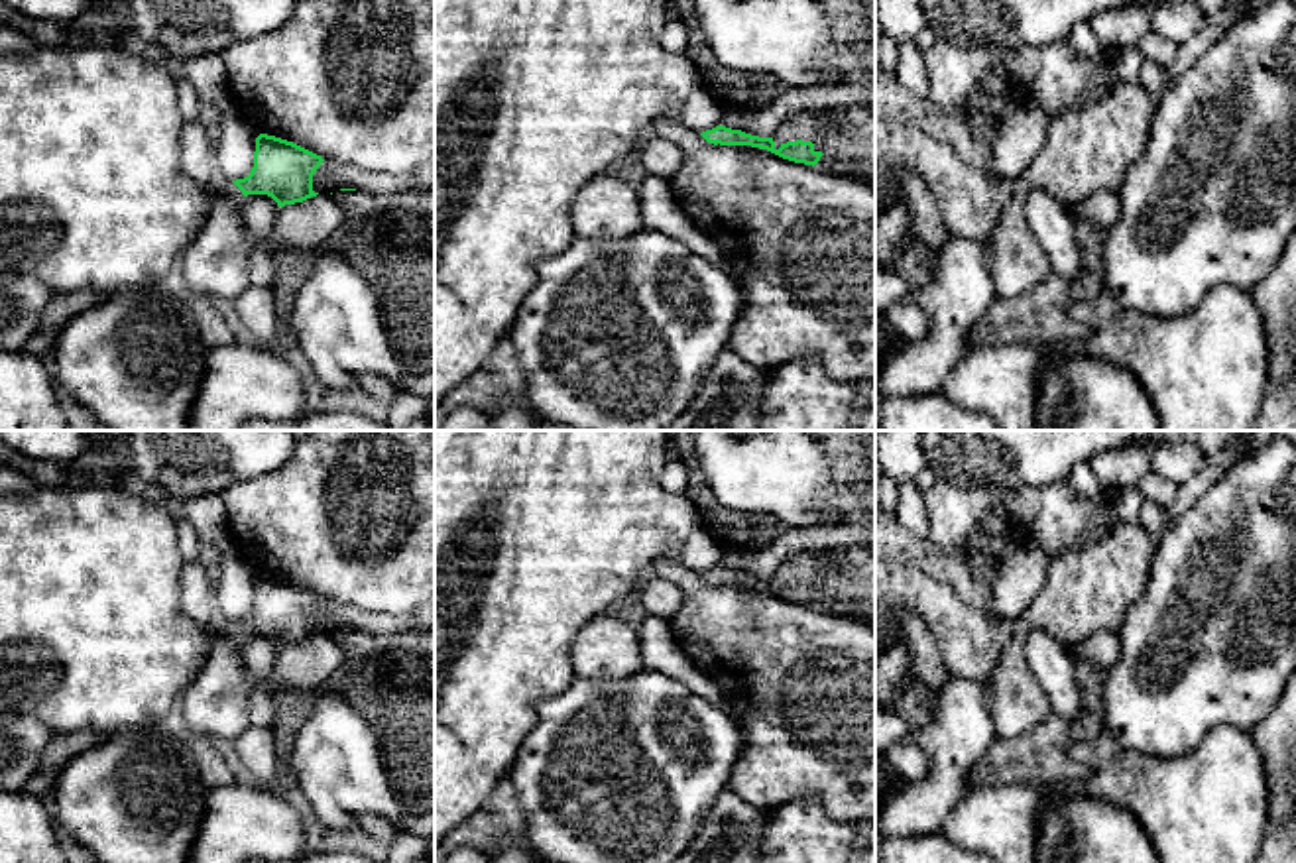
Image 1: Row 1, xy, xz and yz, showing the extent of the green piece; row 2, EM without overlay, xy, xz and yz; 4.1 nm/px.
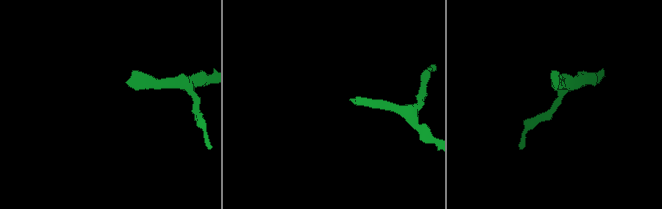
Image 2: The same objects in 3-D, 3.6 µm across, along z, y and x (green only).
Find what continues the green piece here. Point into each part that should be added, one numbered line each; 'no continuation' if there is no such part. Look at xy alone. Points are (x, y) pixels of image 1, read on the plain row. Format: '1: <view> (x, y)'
1: xy (93, 635)

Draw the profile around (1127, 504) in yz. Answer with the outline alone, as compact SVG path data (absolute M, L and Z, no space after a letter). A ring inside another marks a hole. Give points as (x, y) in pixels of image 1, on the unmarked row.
M1127 488L1115 493L1111 529L1117 525L1137 523L1143 499L1145 495L1139 488Z

